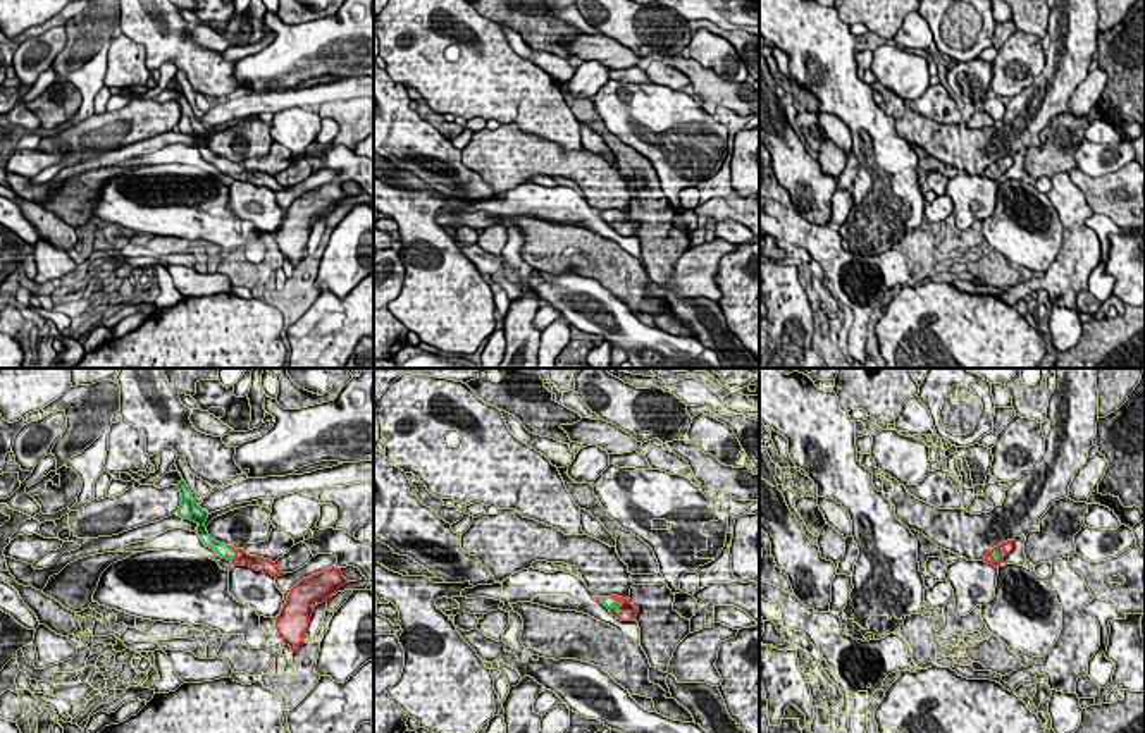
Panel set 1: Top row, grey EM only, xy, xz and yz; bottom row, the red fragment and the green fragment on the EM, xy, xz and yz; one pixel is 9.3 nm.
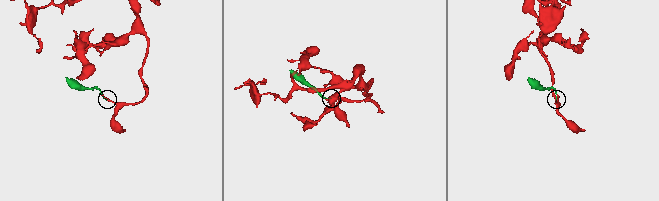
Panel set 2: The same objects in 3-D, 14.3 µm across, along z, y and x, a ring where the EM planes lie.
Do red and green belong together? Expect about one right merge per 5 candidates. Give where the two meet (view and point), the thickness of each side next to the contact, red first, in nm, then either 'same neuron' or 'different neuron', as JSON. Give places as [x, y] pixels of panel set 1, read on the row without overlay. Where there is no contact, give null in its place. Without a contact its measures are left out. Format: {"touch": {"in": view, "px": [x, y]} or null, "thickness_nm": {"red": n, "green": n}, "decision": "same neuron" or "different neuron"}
{"touch": {"in": "xy", "px": [235, 166]}, "thickness_nm": {"red": 130, "green": 120}, "decision": "same neuron"}

